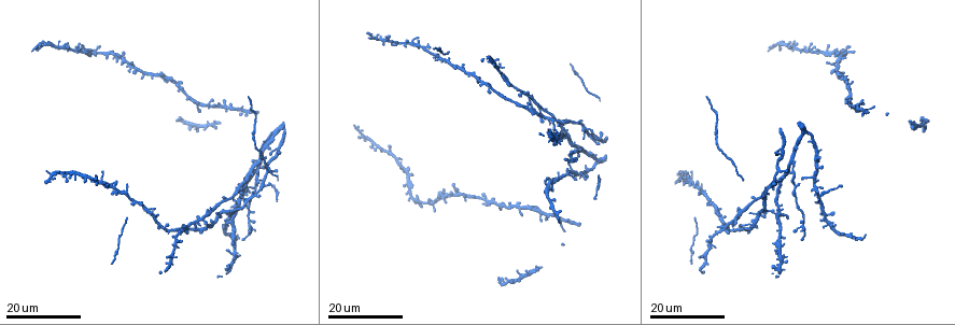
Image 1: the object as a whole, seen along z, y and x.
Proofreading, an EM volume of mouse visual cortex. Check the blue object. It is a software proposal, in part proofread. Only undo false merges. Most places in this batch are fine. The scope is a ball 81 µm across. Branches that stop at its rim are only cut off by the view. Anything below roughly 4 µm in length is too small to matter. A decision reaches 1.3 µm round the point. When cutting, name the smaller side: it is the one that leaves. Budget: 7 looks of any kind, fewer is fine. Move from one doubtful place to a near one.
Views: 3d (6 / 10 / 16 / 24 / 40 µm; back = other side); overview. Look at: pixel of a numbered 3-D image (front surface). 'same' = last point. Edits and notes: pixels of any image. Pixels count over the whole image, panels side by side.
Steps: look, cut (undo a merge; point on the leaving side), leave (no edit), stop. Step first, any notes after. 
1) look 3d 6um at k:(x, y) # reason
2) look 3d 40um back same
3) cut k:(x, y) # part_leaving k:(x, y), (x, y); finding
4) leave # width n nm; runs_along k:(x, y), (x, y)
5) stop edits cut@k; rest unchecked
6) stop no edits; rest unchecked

look 3d 24um at 1:(832, 225) # calibre changes

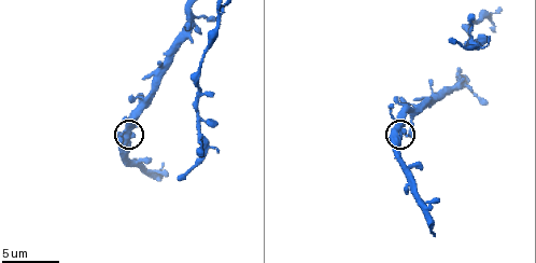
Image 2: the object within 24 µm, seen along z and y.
look 3d 6um at 2:(127, 140)

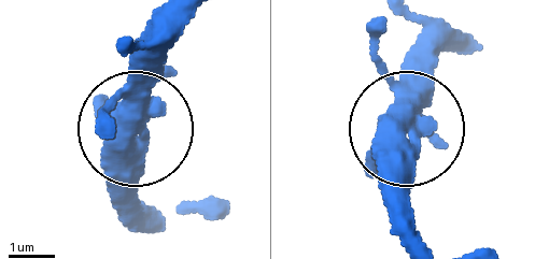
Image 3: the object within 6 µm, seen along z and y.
look 3d 6um back at 3:(138, 125) # other side

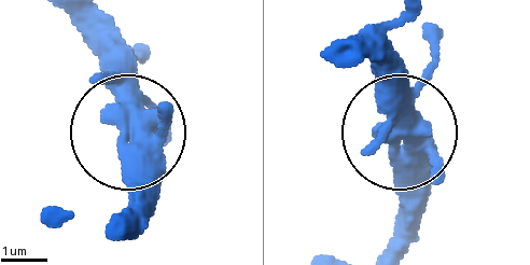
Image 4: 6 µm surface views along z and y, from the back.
leave # runs_along 4:(74, 14), (133, 142), (133, 231); all the same cell

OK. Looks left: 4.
look 3d 24um at 1:(819, 150)

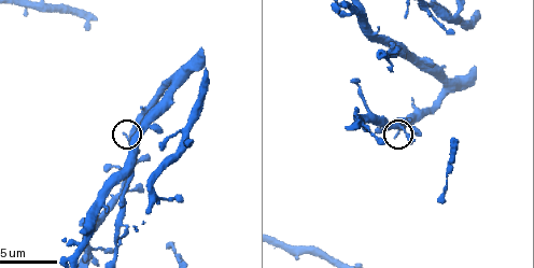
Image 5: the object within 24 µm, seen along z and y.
look 3d 6um same

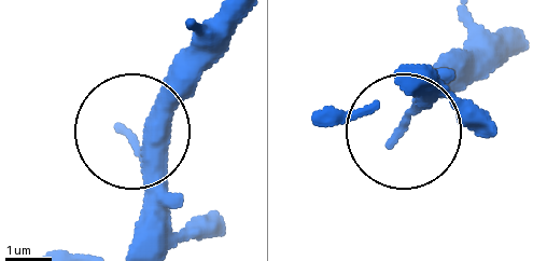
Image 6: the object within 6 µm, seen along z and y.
look 3d 6um back at 6:(416, 111) # from behind

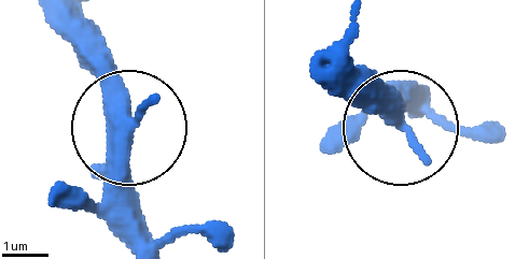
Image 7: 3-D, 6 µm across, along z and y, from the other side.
leave # side_arm 38 um; all the same cell

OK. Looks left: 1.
stop no edits; rest unchecked

